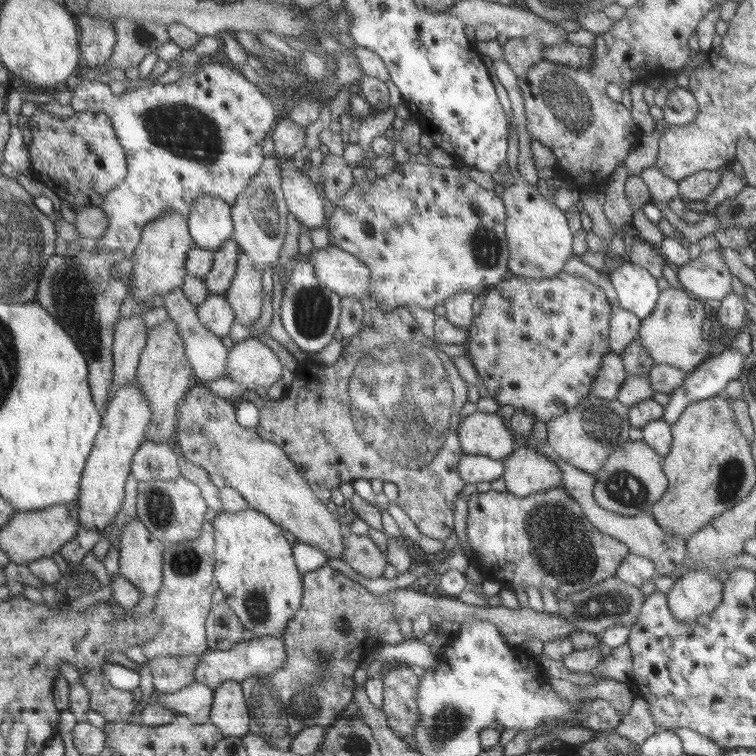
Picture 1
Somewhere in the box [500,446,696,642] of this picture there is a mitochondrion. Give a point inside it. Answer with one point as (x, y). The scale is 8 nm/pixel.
(554, 536)

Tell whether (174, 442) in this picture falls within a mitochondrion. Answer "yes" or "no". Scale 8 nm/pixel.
no

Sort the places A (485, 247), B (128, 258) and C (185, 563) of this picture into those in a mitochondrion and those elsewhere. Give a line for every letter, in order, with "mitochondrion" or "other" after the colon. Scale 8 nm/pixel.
A: mitochondrion
B: other
C: mitochondrion

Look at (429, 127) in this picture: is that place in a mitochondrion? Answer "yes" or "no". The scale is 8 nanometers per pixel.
no

